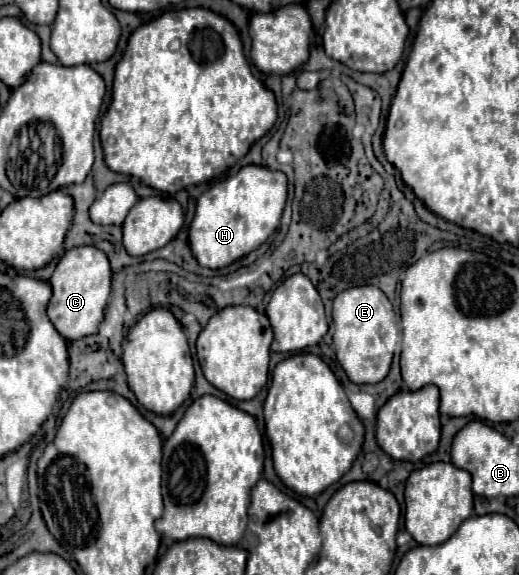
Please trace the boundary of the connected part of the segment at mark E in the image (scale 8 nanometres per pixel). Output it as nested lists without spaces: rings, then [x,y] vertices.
[[[357,286],[343,290],[333,300],[333,344],[339,364],[355,384],[381,382],[391,366],[395,344],[399,340],[399,328],[395,312],[387,296],[377,286]]]

